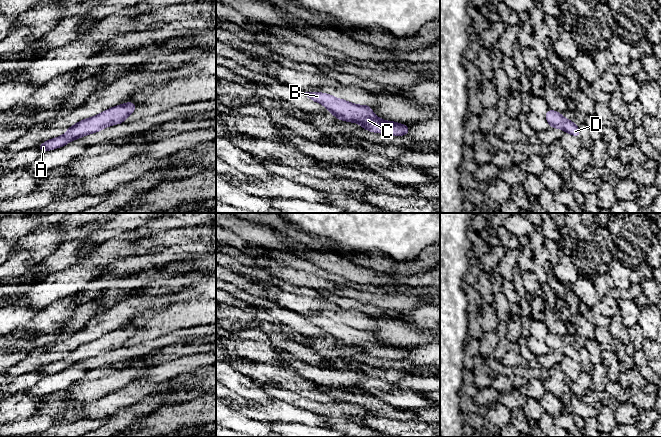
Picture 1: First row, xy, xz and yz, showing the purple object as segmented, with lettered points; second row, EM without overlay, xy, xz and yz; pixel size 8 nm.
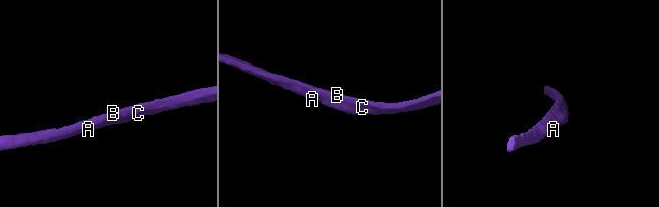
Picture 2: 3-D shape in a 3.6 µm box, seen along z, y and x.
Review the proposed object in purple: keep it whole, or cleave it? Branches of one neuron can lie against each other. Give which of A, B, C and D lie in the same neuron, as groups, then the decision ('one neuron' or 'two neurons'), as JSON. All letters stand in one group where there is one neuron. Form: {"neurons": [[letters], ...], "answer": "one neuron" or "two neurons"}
{"neurons": [["A", "B", "C", "D"]], "answer": "one neuron"}

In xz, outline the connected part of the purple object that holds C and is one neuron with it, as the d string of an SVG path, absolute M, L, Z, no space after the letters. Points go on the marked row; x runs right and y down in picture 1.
M305 92L305 94L309 99L324 105L337 119L358 123L362 129L390 136L402 136L410 132L410 128L404 124L384 121L375 116L372 107L368 105L356 105L321 92Z

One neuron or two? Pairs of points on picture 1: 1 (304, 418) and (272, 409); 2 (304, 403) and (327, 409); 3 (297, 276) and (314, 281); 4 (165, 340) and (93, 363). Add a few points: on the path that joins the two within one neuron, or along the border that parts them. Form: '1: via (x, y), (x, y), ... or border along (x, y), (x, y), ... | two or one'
1: via (296, 415), (280, 409) | one
2: via (310, 405), (321, 408) | one
3: via (301, 278), (310, 280) | one
4: via (147, 346), (133, 352), (111, 357) | one

